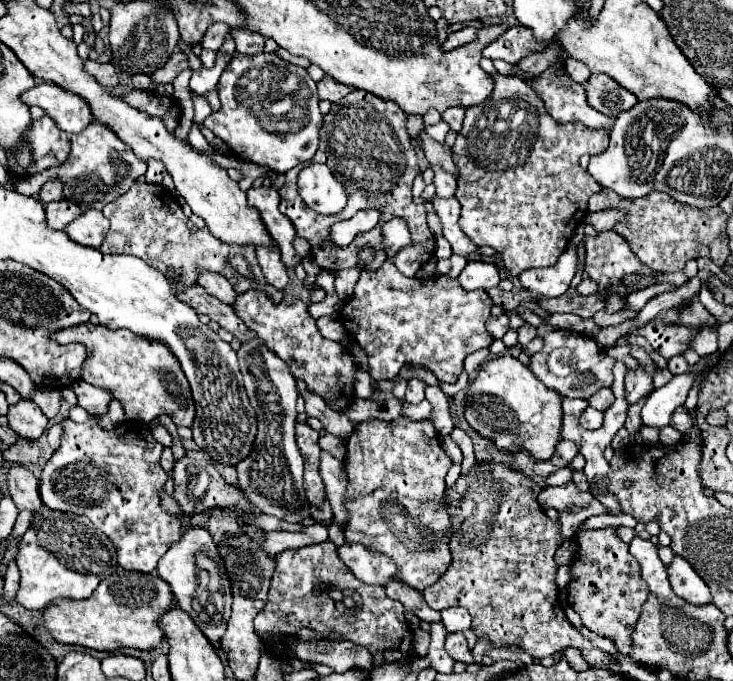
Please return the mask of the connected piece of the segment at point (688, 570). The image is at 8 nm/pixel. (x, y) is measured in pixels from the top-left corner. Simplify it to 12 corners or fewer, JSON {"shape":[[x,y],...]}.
{"shape":[[674,556],[668,578],[690,604],[710,602],[706,582],[682,556]]}

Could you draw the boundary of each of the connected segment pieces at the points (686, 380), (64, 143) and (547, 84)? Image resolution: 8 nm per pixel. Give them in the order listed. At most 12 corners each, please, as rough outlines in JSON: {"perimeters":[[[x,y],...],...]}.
{"perimeters":[[[696,374],[674,376],[652,390],[642,424],[668,426],[684,404]],[[48,116],[30,128],[34,166],[28,176],[60,166],[70,154],[68,134]],[[562,64],[530,82],[560,124],[612,130]]]}

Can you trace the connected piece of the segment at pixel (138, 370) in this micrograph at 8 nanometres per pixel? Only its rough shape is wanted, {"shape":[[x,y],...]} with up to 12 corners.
{"shape":[[90,322],[54,340],[88,348],[82,380],[128,420],[192,428],[192,390],[160,342]]}

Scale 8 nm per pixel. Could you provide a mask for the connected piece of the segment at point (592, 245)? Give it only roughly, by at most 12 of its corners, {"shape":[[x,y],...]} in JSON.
{"shape":[[618,232],[586,236],[584,270],[600,292],[626,294],[626,274],[632,288],[652,284],[654,272]]}

